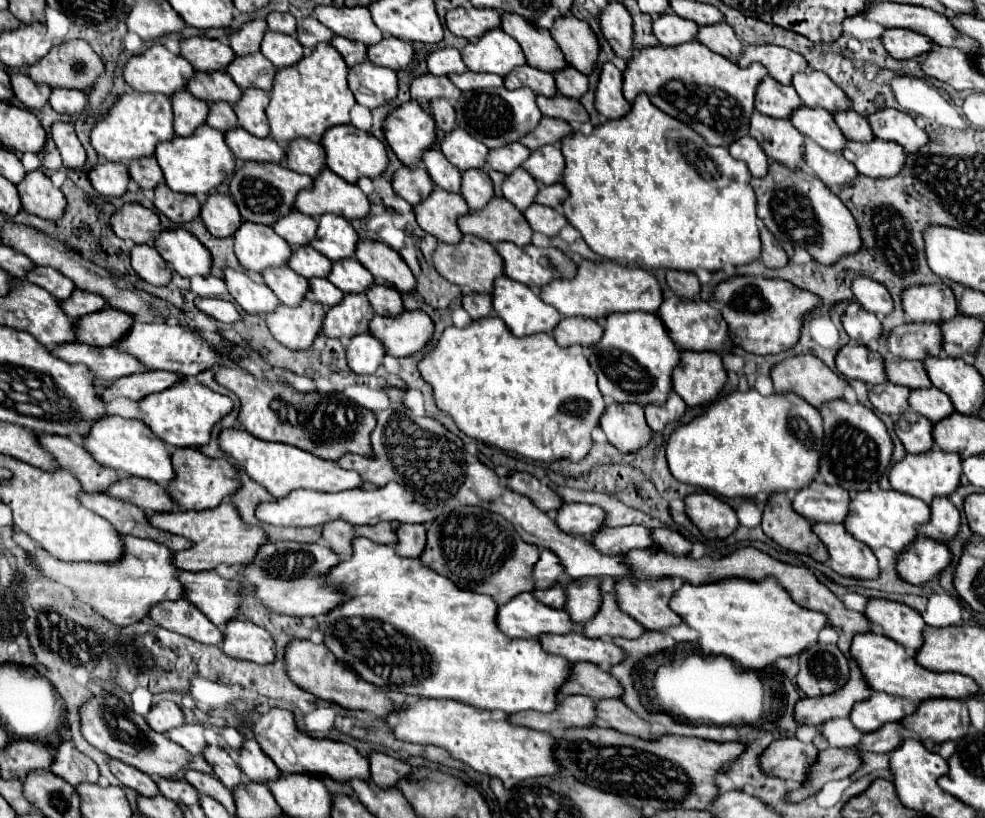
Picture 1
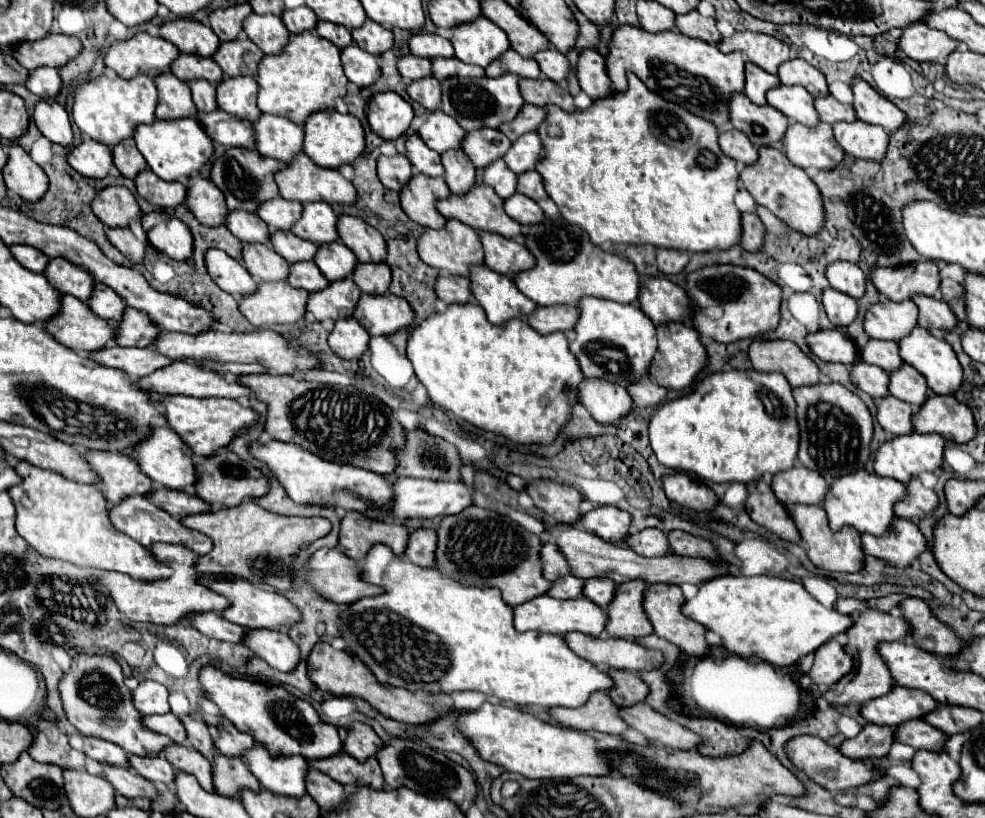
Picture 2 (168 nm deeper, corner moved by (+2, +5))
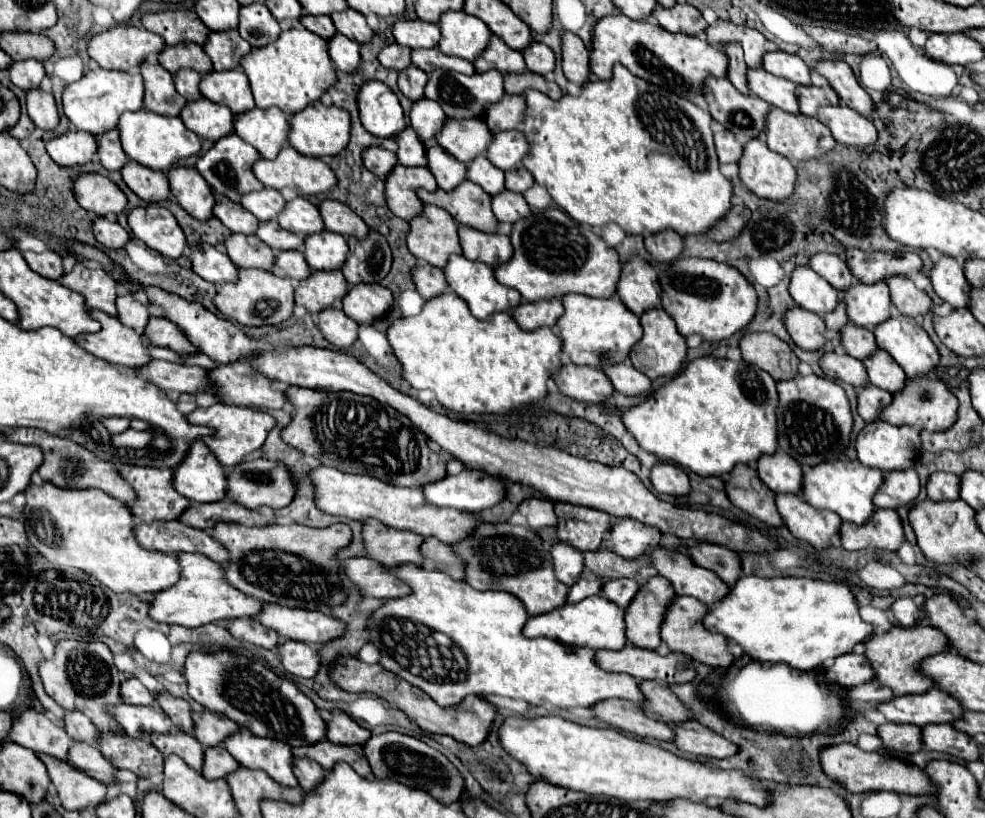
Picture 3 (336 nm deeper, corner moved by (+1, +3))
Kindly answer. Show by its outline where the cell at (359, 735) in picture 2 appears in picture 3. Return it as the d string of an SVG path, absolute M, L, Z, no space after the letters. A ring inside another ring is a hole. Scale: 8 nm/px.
M333 709L331 721L327 723L327 729L325 729L325 737L331 743L343 743L343 745L357 743L357 745L361 745L365 739L371 737L371 733L367 729L363 729L357 721L353 721L341 709Z

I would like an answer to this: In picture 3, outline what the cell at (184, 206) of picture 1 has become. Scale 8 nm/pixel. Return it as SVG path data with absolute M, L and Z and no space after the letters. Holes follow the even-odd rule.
M127 161L121 169L127 187L147 203L157 203L169 197L169 183L163 171L151 171L141 163Z

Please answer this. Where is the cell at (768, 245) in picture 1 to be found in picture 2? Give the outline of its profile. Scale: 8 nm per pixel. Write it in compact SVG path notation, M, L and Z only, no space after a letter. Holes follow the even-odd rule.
M756 213L742 215L742 247L750 253L758 253L762 249L766 235L766 227Z

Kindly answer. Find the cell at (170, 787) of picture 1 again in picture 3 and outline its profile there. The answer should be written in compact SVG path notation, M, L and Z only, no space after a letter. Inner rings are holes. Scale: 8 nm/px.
M103 733L97 741L101 755L117 769L129 769L139 777L163 773L163 753L147 739L119 733Z

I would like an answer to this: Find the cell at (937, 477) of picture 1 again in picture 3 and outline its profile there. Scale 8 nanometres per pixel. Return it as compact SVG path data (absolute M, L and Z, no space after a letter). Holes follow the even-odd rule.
M873 421L857 435L855 449L863 465L891 471L913 467L919 443L919 431L913 427Z

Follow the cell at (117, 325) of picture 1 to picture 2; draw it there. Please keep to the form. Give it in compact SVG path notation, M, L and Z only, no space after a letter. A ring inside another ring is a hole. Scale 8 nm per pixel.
M126 307L122 319L116 323L116 343L120 347L148 347L154 341L158 327L138 309Z

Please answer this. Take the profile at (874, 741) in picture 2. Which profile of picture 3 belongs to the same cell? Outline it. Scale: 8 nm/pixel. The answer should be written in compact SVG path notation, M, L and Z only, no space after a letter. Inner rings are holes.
M885 723L879 725L877 735L889 749L903 751L903 753L917 753L923 749L921 727L915 725L899 725L899 723Z

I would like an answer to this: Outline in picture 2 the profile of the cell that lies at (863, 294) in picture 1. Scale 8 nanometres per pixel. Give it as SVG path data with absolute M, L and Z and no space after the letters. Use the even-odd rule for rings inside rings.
M836 261L834 265L828 267L826 277L834 289L838 289L854 299L860 299L866 293L866 275L854 263Z

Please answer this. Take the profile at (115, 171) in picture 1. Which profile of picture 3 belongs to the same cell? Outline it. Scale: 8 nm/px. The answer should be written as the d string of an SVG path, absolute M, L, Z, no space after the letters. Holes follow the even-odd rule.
M71 129L59 137L53 137L45 143L49 157L63 167L83 165L93 159L97 151L97 139L87 131Z

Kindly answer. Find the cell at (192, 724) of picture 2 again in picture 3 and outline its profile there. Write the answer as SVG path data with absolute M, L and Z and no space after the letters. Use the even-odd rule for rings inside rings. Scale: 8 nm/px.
M155 693L155 701L169 715L173 725L177 725L177 729L181 729L185 733L191 733L193 717L191 717L191 707L189 707L187 701L179 699L179 697L173 697L171 693Z

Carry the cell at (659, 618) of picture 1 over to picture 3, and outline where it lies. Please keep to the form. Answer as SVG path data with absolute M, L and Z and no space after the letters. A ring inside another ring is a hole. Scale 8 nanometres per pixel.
M677 597L673 601L673 605L667 609L663 627L661 627L661 639L669 645L671 651L679 651L679 653L687 653L691 655L695 661L705 663L709 667L723 667L729 669L735 661L735 657L729 651L729 641L719 635L719 633L709 633L703 627L703 617L707 615L707 605L699 603L699 599L695 597Z

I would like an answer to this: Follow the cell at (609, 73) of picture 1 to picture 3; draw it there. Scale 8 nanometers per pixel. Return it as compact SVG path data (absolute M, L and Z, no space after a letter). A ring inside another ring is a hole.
M571 31L561 33L561 67L565 77L575 85L589 81L589 51Z

